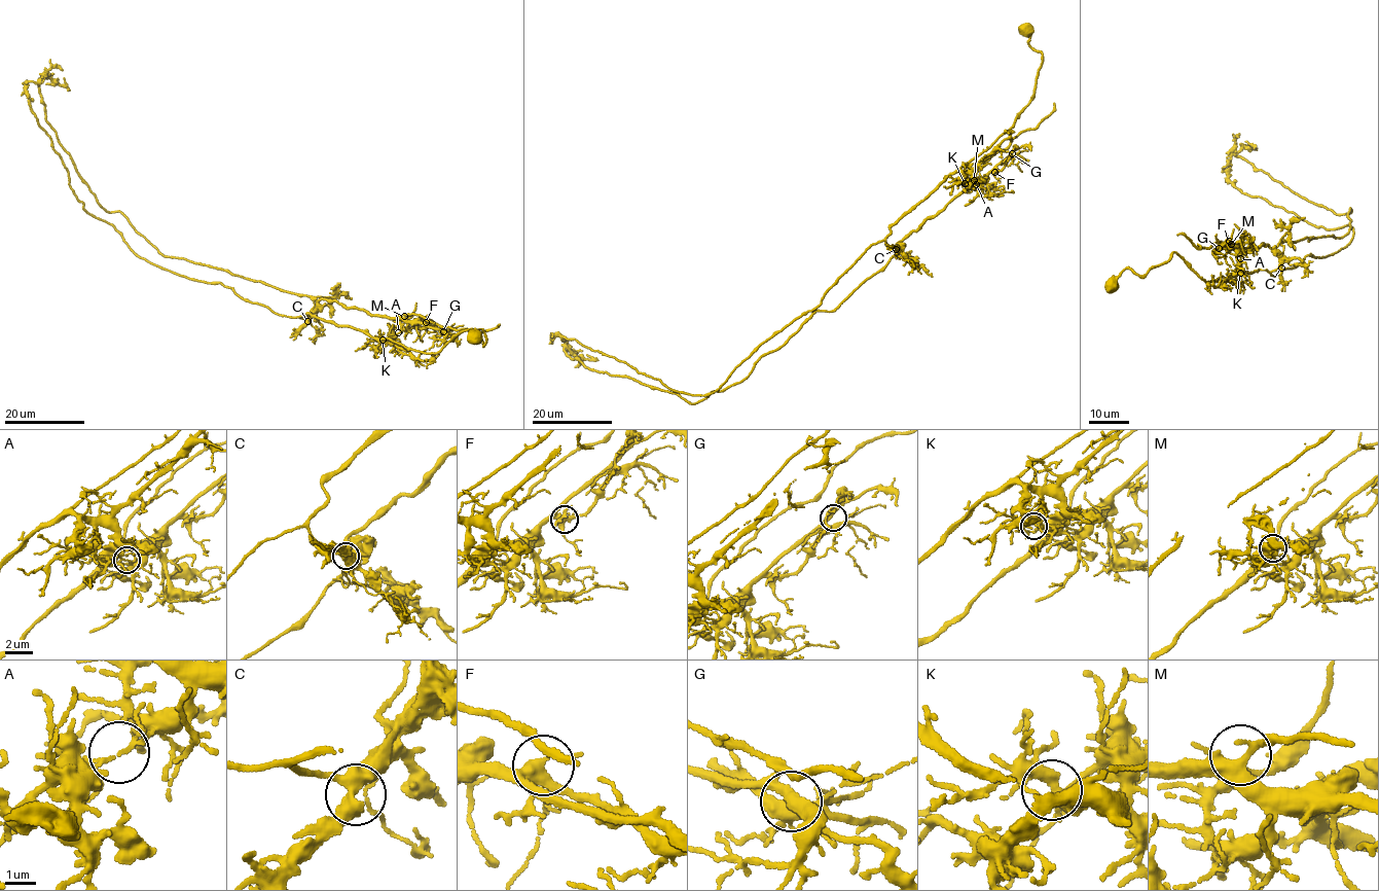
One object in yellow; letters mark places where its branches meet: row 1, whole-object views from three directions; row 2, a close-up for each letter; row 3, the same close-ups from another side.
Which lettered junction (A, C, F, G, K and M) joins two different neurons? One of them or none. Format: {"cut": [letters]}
{"cut": ["A"]}

